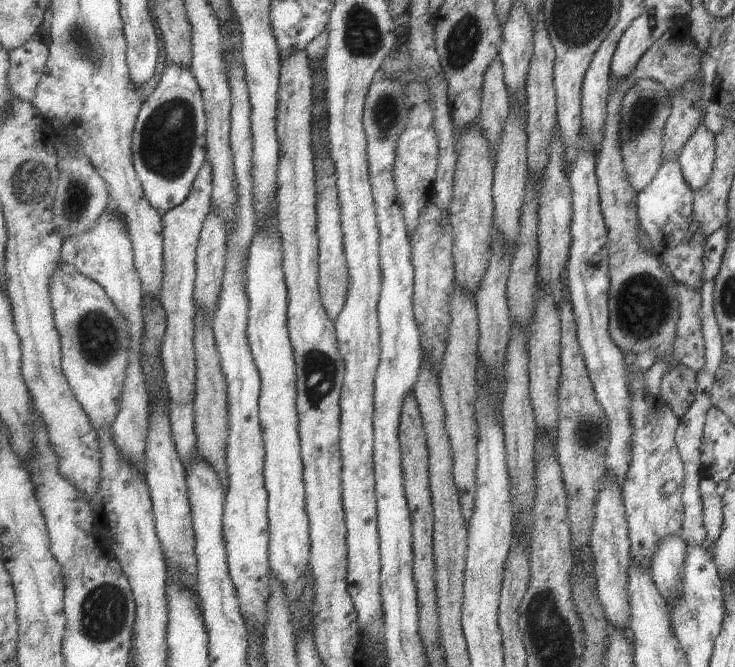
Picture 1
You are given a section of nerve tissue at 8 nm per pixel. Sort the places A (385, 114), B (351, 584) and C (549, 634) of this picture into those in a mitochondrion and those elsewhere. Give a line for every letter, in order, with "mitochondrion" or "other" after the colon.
A: mitochondrion
B: other
C: mitochondrion

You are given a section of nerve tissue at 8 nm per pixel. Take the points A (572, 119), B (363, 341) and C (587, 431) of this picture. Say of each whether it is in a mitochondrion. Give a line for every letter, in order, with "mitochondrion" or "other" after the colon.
A: other
B: other
C: mitochondrion

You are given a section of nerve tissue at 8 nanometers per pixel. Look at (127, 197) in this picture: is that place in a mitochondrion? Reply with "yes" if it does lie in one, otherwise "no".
no

